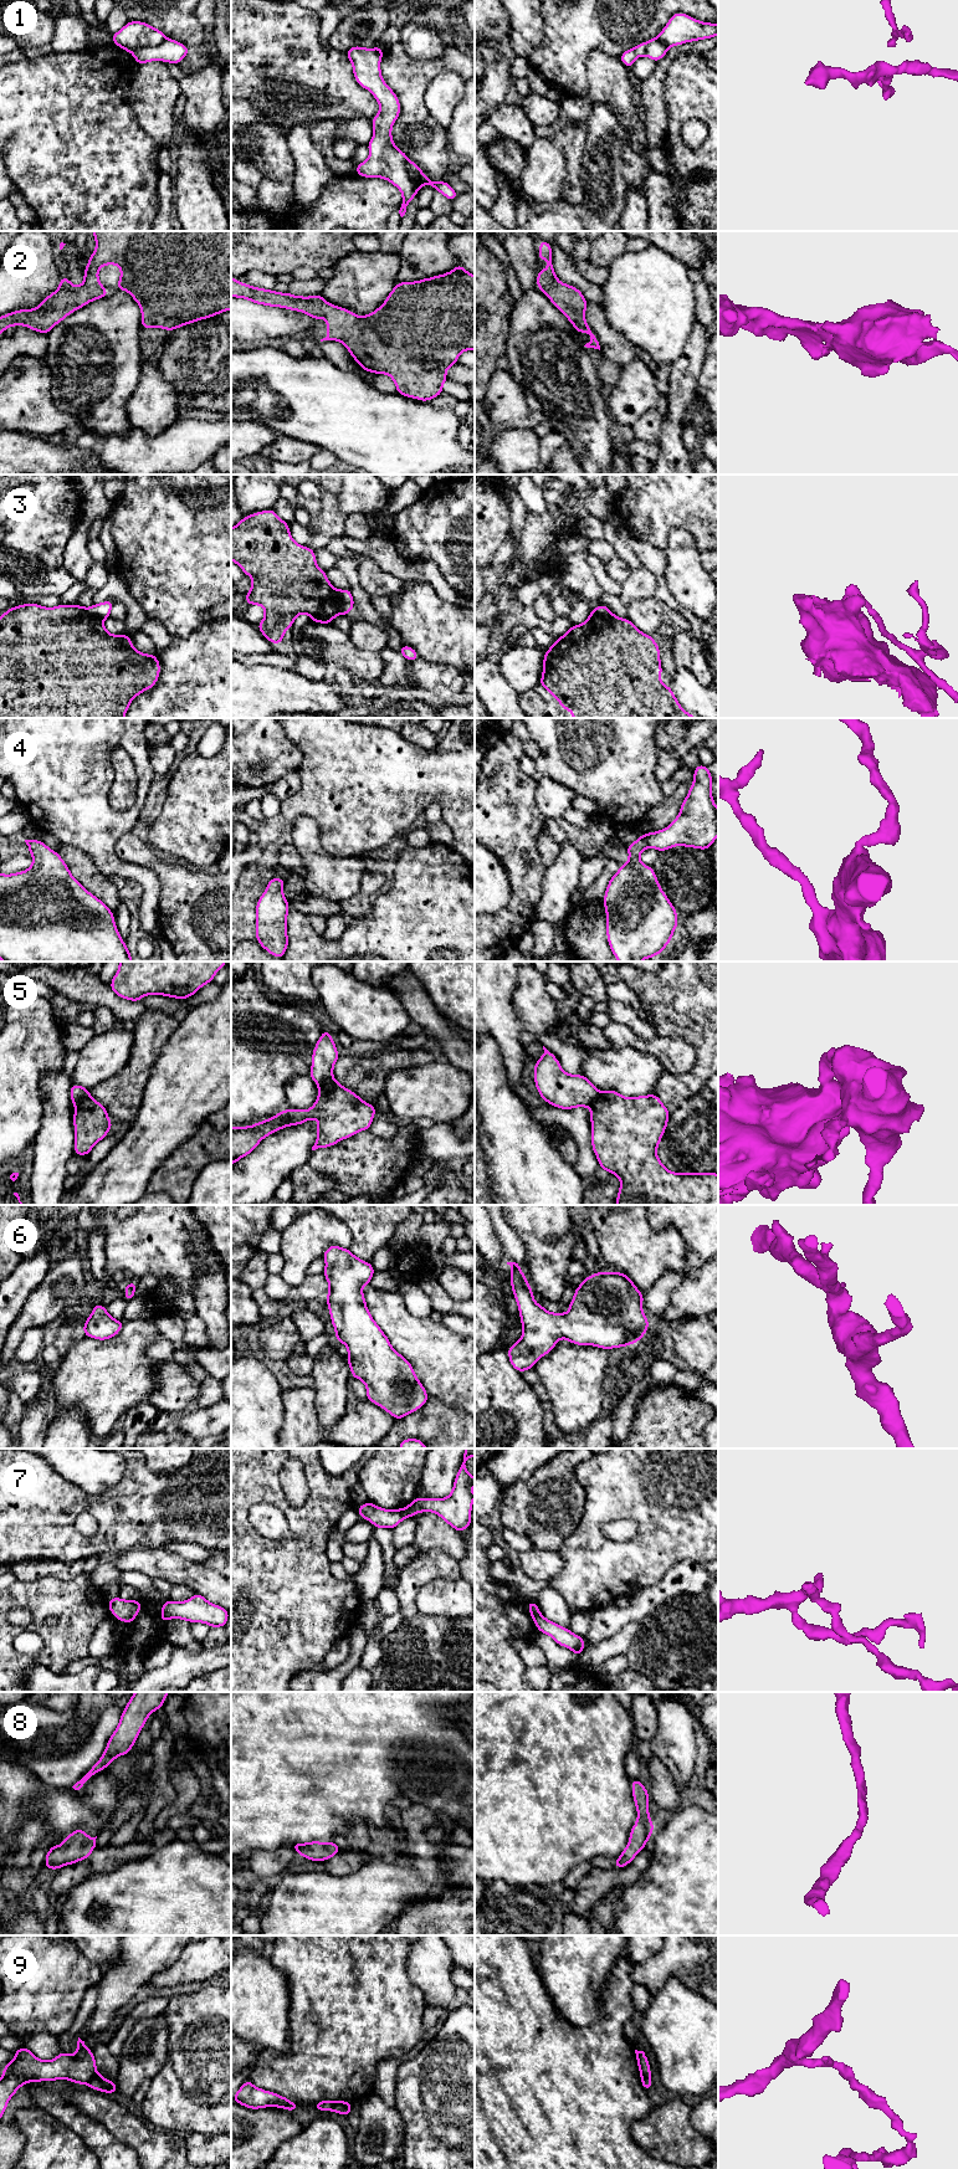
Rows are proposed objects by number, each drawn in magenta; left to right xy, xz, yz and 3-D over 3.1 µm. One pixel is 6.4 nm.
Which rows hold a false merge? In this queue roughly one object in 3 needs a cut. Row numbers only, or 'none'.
1, 3, 5, 7, 9

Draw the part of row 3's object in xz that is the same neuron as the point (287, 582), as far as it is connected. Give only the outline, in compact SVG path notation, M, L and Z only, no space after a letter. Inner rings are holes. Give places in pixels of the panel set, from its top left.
M271 508L244 517L231 528L231 560L253 579L245 602L261 605L265 617L256 626L275 645L280 645L285 631L293 627L299 614L308 614L312 622L329 624L340 615L338 601L340 590L331 585L326 570L318 568L316 552L297 544L291 535L290 524Z

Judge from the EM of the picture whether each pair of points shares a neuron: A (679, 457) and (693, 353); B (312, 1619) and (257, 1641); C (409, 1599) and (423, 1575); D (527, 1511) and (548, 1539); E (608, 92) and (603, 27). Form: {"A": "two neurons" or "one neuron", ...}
{"A": "one neuron", "B": "one neuron", "C": "one neuron", "D": "one neuron", "E": "two neurons"}

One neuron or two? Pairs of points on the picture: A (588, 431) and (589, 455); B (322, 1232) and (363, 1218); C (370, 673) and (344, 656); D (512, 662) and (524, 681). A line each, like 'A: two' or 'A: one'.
A: one
B: two
C: one
D: one

